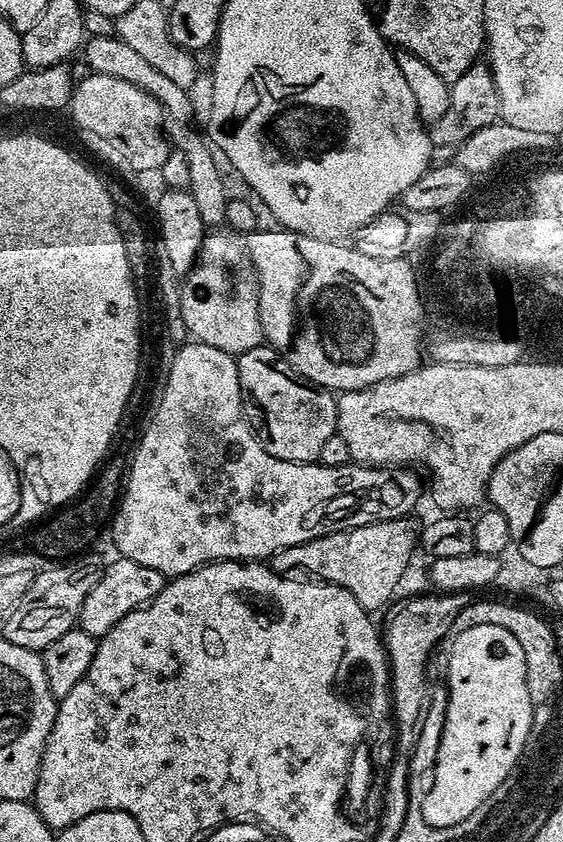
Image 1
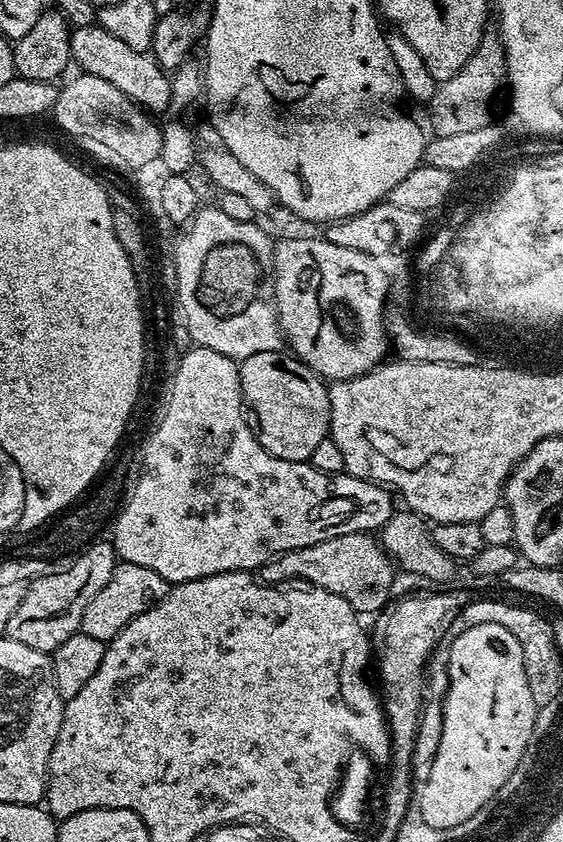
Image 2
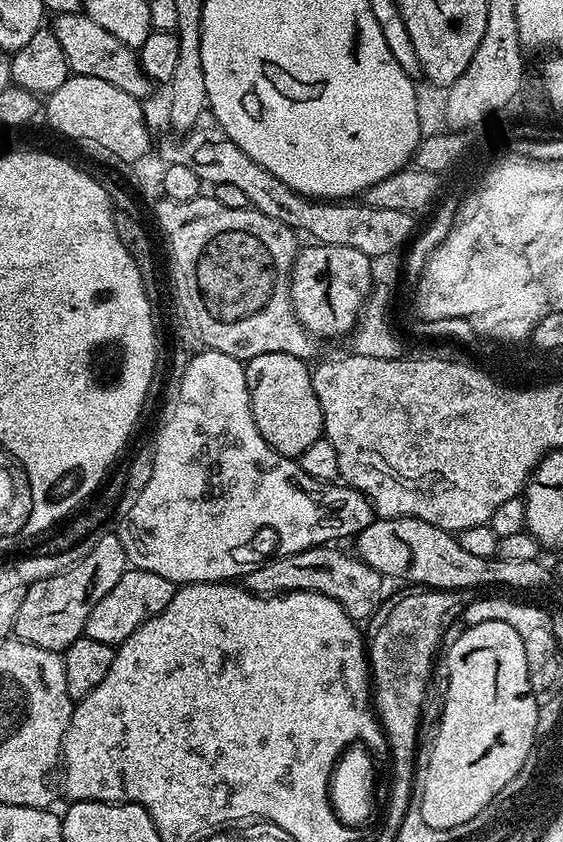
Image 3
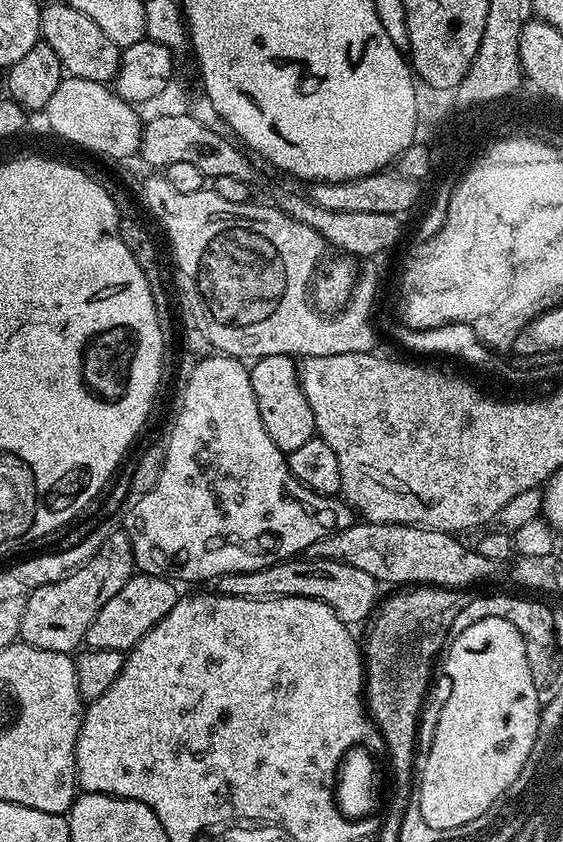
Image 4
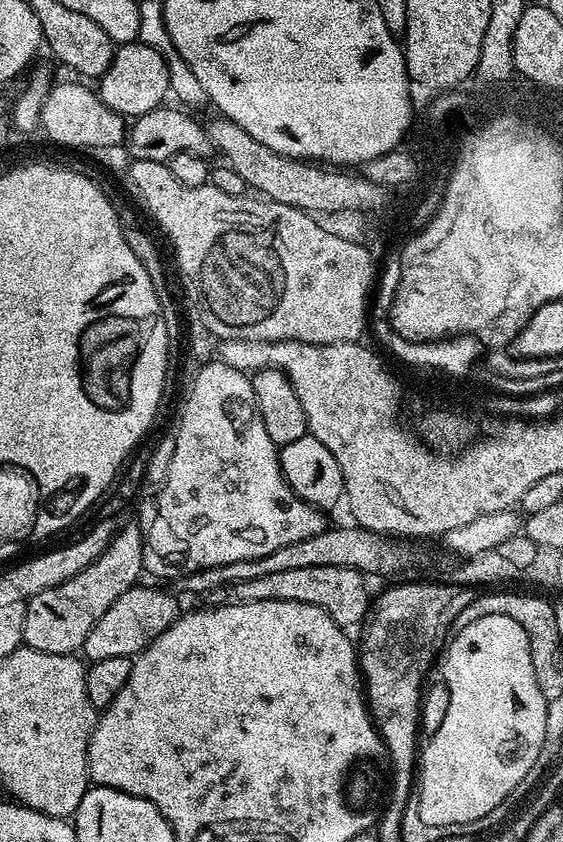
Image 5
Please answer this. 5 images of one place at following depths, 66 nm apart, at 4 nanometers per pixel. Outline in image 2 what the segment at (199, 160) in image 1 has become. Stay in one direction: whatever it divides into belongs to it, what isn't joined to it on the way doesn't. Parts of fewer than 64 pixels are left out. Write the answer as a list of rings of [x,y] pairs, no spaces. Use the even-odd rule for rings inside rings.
[[[96,24],[85,28],[71,29],[70,50],[72,51],[71,63],[76,64],[81,73],[94,78],[106,78],[110,86],[122,90],[126,98],[138,101],[141,108],[149,113],[169,111],[172,108],[172,82],[169,73],[160,67],[156,59],[148,52],[139,52],[126,46],[119,38],[114,38],[110,30]]]

